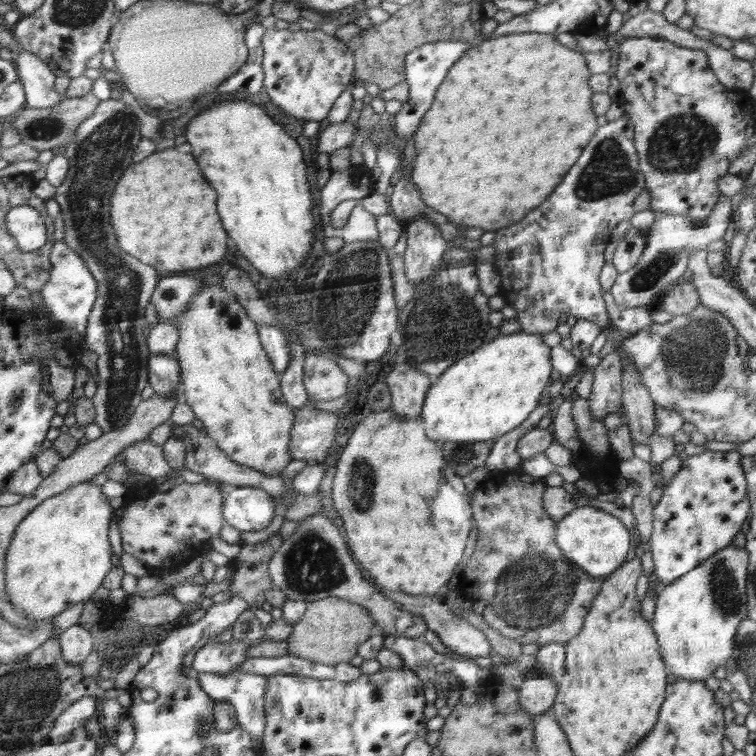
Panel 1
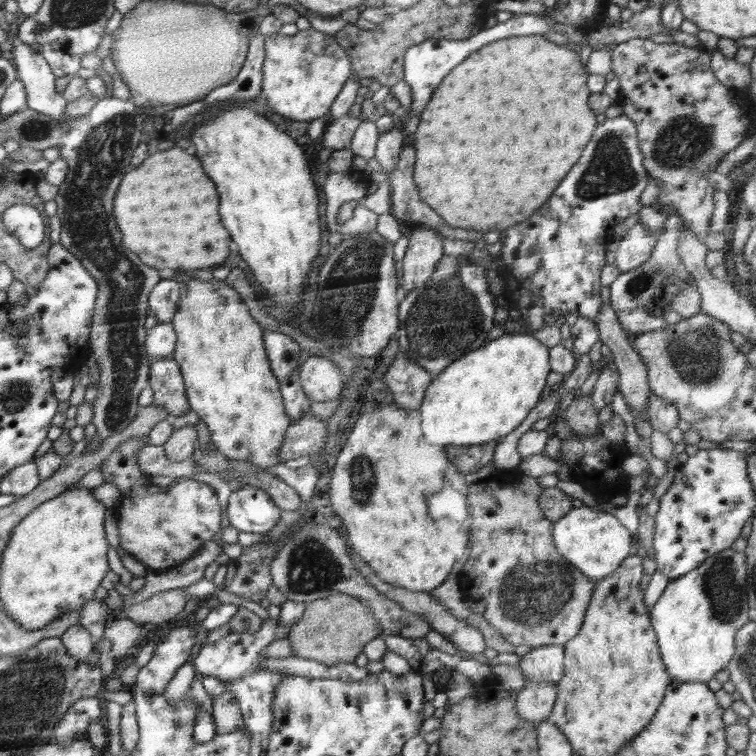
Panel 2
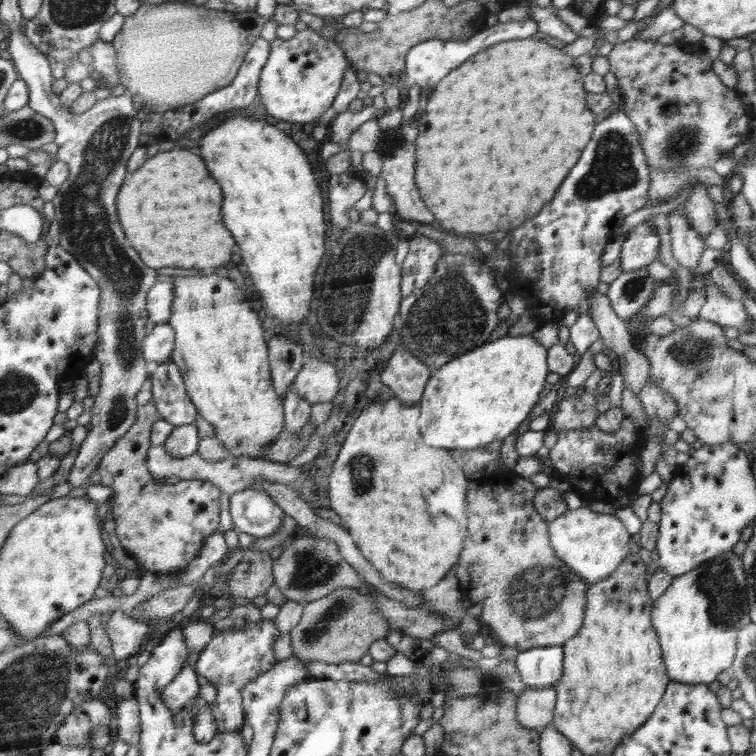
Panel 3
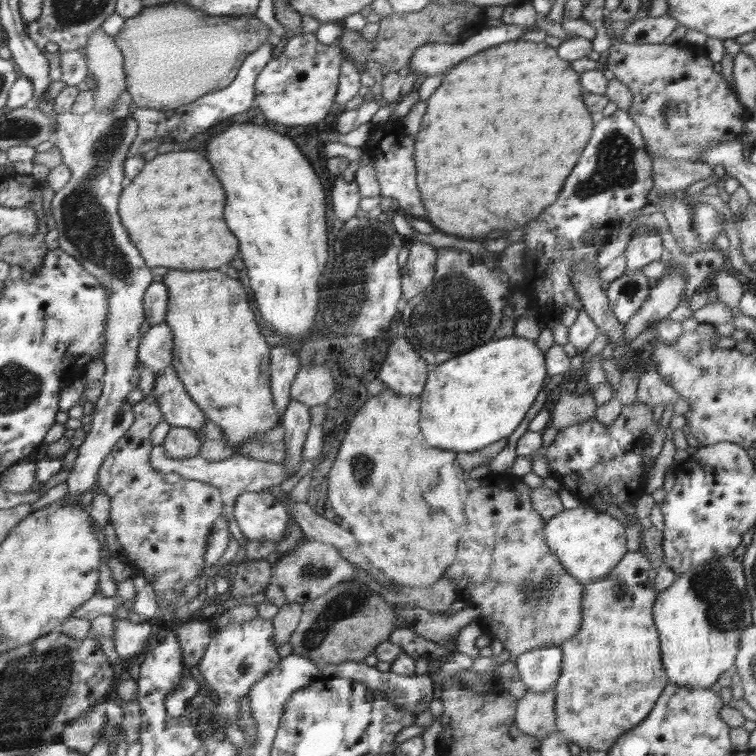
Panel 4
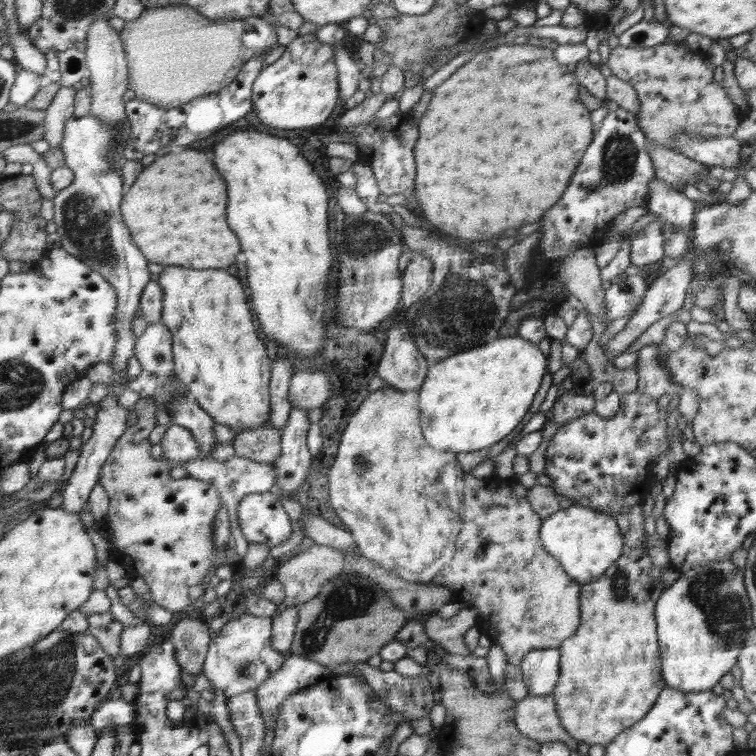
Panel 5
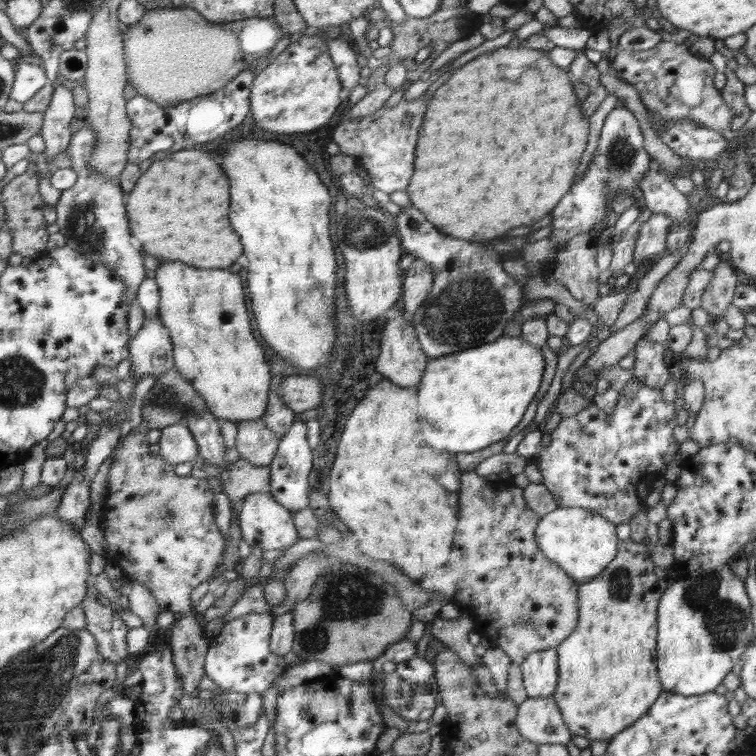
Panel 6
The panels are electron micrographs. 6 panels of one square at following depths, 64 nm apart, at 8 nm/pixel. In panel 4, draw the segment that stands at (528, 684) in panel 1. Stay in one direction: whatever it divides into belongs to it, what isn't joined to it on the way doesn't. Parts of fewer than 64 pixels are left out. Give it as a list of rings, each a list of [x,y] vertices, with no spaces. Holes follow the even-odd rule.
[[[554,690],[540,693],[527,691],[525,696],[520,697],[516,724],[520,731],[540,740],[559,733],[556,727]]]

